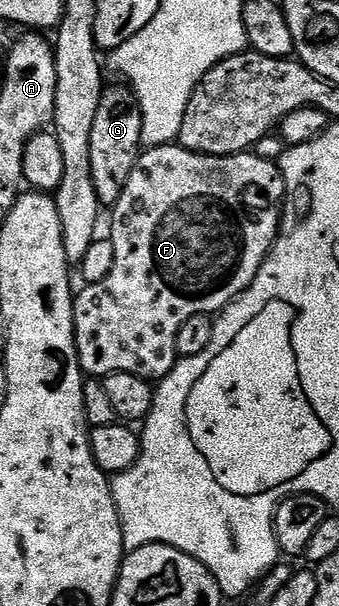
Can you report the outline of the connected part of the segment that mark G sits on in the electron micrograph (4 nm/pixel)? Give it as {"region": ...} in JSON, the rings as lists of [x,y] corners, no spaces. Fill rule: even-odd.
{"region":[[[117,83],[103,87],[92,125],[92,182],[96,182],[96,194],[103,206],[113,206],[120,198],[142,148],[140,102],[129,83]]]}

